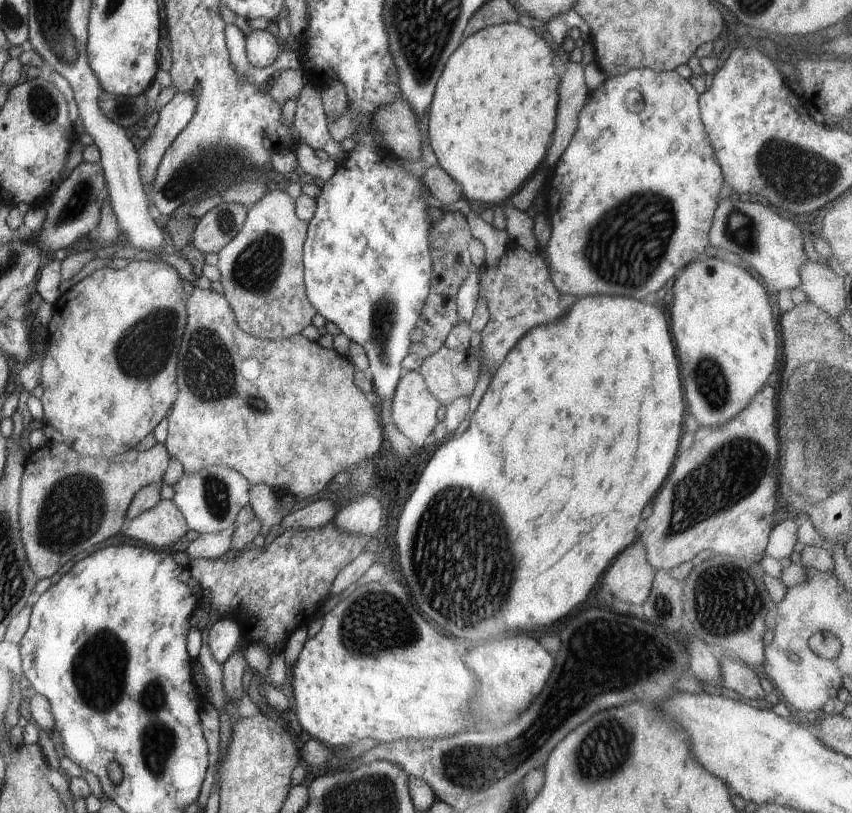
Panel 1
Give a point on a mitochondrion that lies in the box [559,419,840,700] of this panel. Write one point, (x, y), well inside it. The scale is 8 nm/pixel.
(728, 598)

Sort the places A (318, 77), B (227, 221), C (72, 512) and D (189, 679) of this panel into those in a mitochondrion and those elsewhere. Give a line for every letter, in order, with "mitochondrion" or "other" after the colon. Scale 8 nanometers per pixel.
A: other
B: mitochondrion
C: mitochondrion
D: other

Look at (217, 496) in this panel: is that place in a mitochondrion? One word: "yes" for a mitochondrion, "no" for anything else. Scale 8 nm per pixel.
yes

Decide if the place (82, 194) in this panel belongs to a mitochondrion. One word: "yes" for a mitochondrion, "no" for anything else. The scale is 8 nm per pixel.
yes

